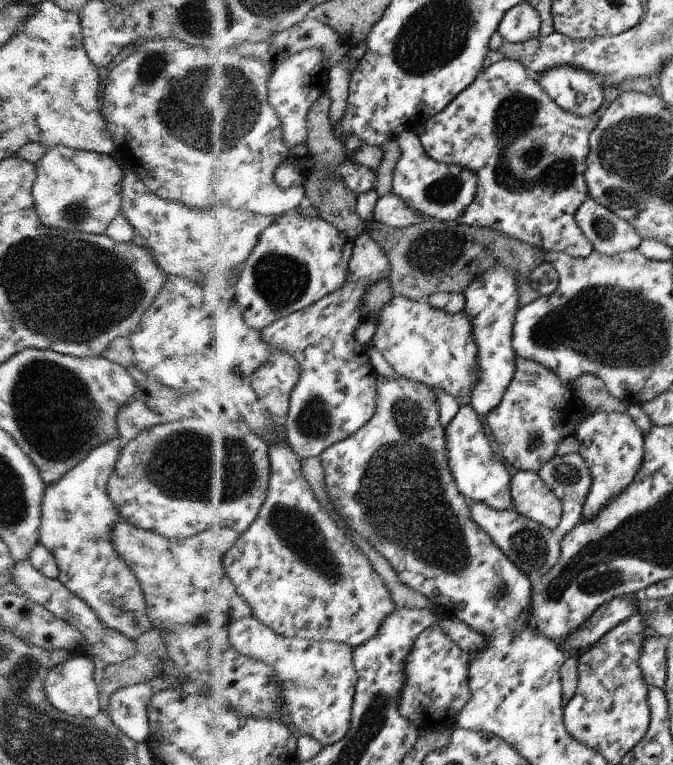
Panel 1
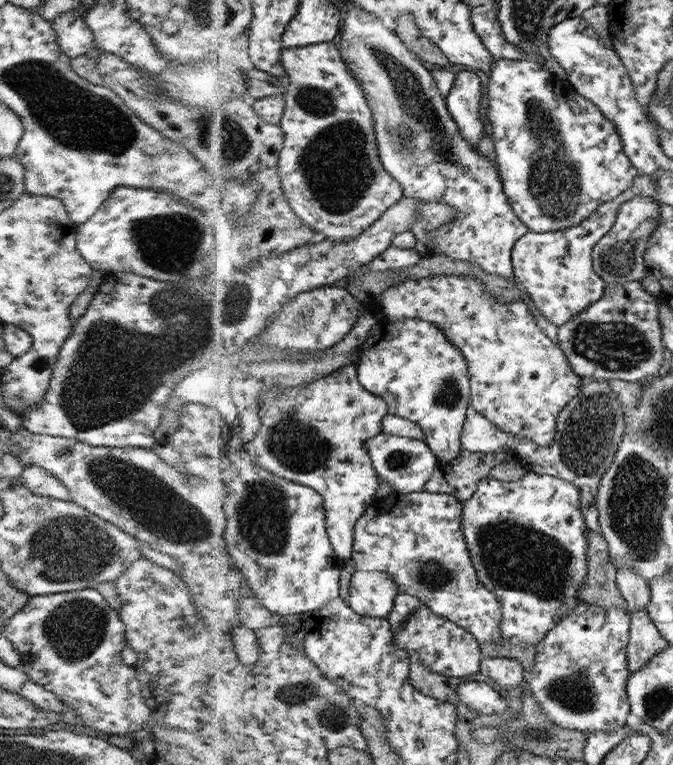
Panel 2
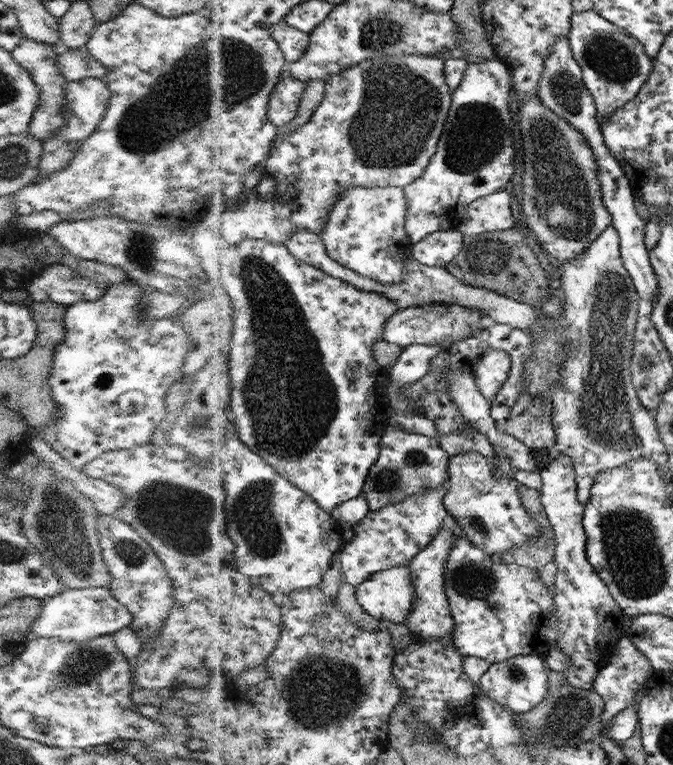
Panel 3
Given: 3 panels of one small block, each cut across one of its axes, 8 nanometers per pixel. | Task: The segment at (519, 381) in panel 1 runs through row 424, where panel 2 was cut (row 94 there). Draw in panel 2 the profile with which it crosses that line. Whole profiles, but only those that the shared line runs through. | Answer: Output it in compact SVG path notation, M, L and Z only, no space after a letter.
M502 58L495 60L494 65L489 70L487 87L487 125L489 126L489 135L493 148L495 150L495 162L498 177L502 181L503 191L508 198L514 214L529 228L529 231L555 232L556 230L565 230L572 226L577 226L581 221L585 221L599 205L604 202L613 200L619 196L629 182L637 176L636 167L630 162L625 154L624 144L621 141L621 135L617 131L614 123L601 113L601 109L595 106L590 99L583 98L579 95L573 86L566 79L559 79L546 69L539 66L533 61L507 61Z

